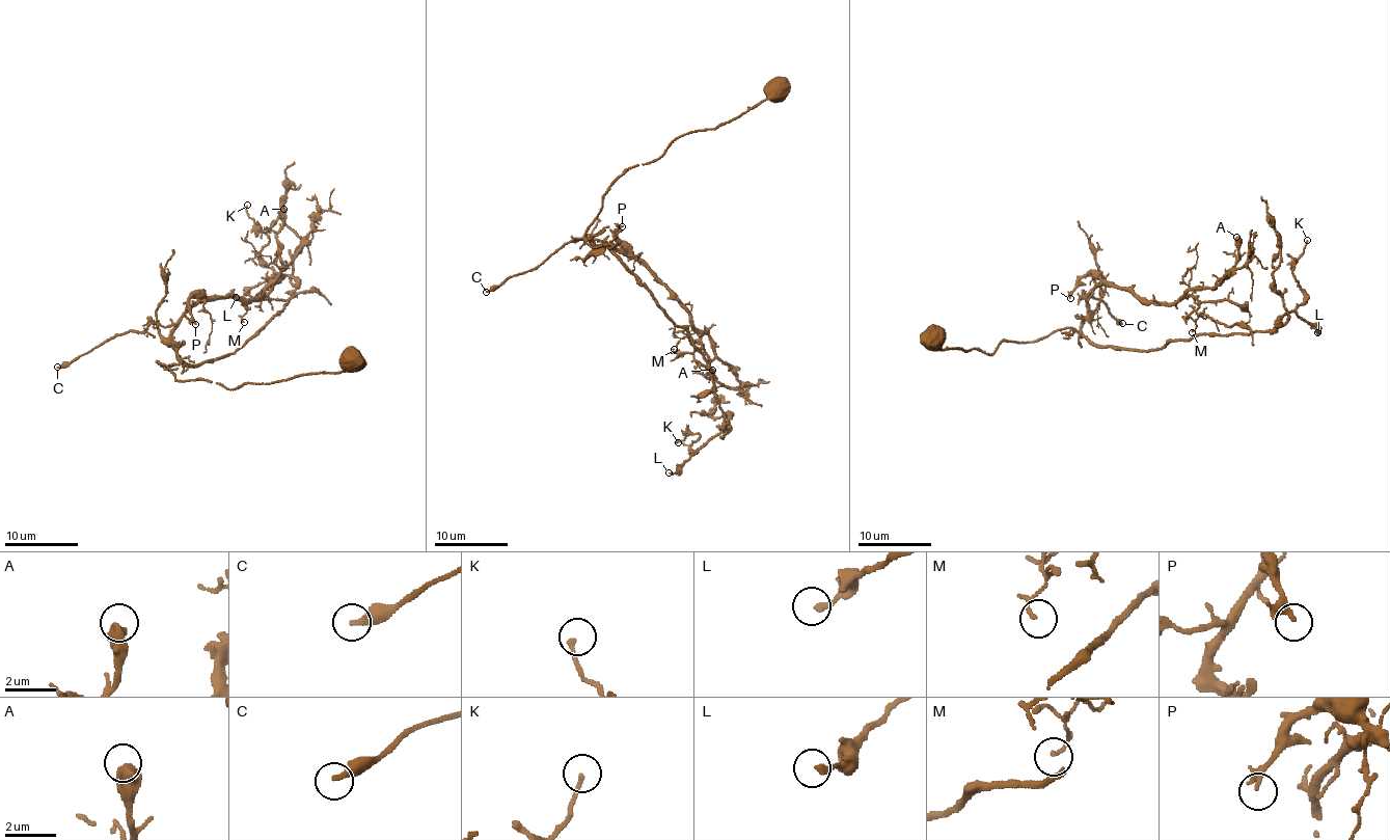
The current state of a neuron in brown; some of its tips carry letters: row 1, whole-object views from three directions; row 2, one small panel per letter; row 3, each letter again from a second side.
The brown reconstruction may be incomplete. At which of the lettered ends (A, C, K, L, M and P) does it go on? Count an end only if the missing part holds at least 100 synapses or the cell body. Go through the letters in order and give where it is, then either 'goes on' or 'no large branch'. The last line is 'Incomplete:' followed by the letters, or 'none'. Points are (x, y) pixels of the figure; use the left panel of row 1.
A: place (283, 209); no large branch
C: place (57, 367); no large branch
K: place (247, 205); no large branch
L: place (236, 297); no large branch
M: place (244, 322); no large branch
P: place (195, 324); no large branch
Incomplete: none

